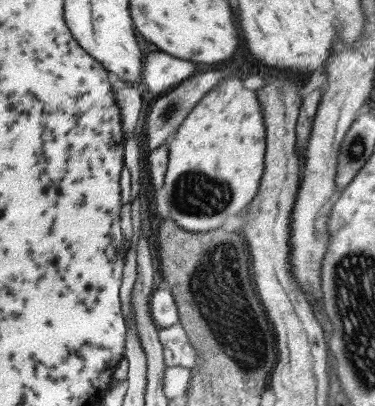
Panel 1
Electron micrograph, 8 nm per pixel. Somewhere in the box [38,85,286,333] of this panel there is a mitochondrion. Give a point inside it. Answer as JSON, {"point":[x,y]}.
{"point":[195,193]}

